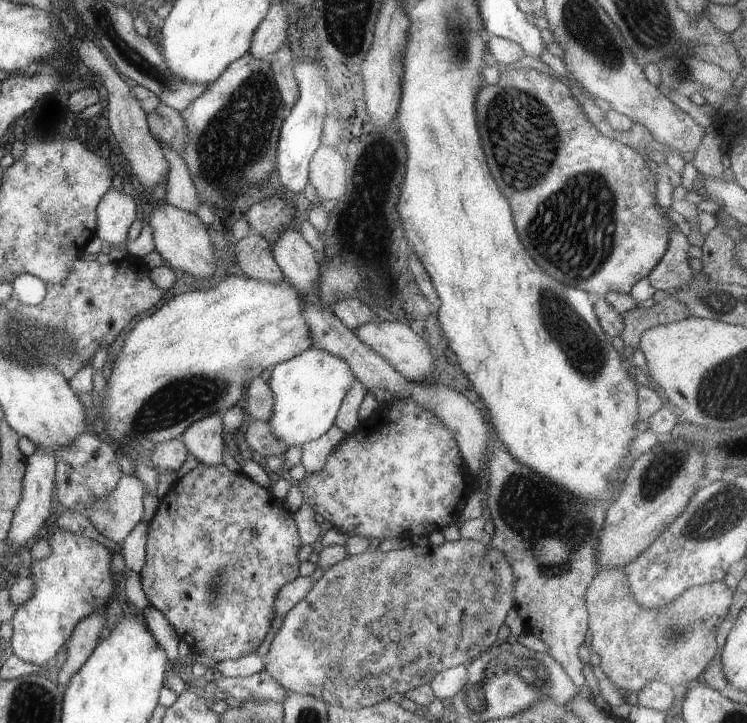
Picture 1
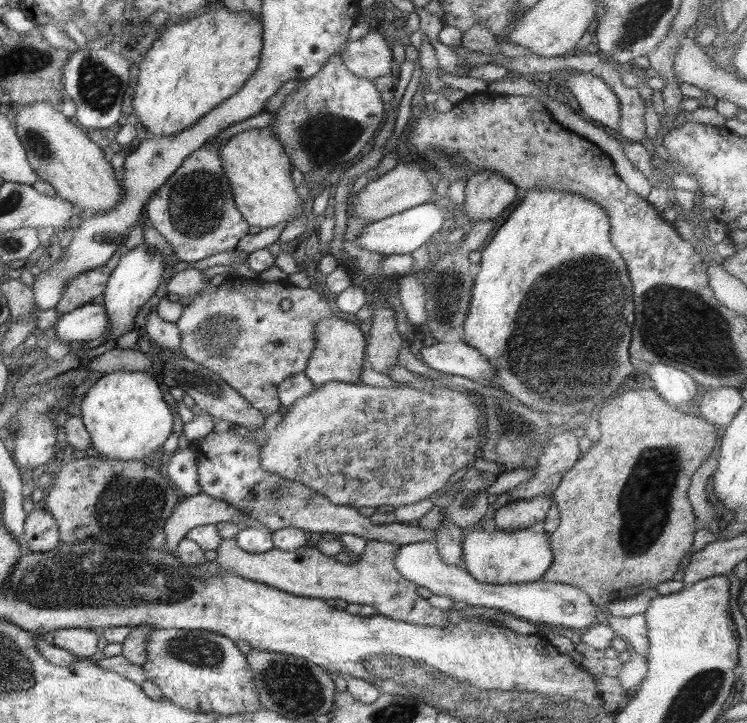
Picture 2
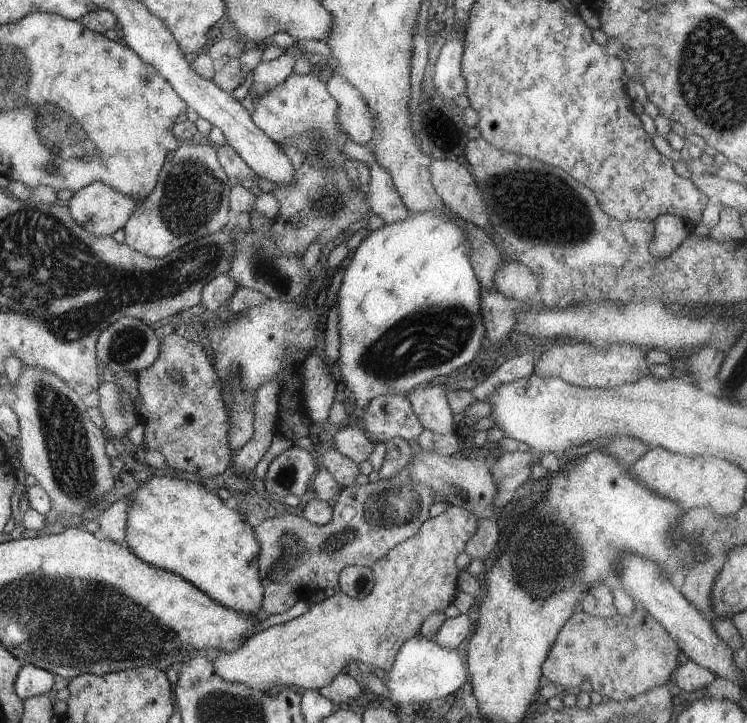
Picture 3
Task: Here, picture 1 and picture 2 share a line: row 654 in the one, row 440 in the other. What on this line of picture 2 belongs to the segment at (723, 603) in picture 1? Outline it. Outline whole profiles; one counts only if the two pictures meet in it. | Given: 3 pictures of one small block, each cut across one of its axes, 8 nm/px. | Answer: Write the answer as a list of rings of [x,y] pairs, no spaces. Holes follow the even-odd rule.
[[[632,388],[624,390],[618,396],[612,396],[604,406],[598,408],[594,416],[599,421],[601,438],[596,443],[591,443],[590,450],[576,461],[573,468],[570,468],[561,479],[557,489],[553,492],[554,506],[559,508],[561,515],[560,524],[557,530],[549,535],[550,546],[553,552],[553,559],[550,568],[546,570],[541,578],[544,582],[560,582],[578,586],[588,598],[596,605],[608,604],[612,601],[624,600],[628,597],[635,597],[652,588],[657,584],[672,580],[672,576],[678,572],[681,566],[680,560],[686,556],[694,542],[693,536],[696,532],[695,514],[693,506],[689,501],[687,491],[691,484],[692,475],[699,469],[699,466],[707,461],[714,448],[718,448],[720,442],[720,428],[710,424],[706,418],[696,415],[687,415],[684,410],[678,410],[668,401],[664,400],[655,389]]]

